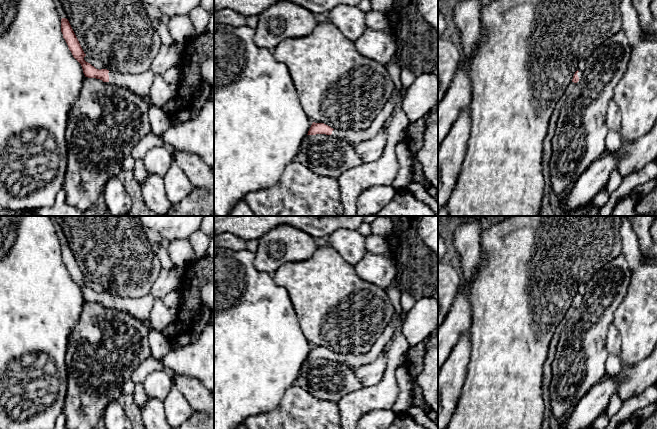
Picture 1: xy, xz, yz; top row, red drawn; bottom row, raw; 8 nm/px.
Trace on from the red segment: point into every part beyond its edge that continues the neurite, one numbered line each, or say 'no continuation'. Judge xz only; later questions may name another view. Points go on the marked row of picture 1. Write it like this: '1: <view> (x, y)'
1: xz (379, 122)

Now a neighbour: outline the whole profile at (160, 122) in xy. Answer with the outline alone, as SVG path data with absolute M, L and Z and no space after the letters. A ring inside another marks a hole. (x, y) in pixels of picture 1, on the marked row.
M155 105L150 107L149 121L152 132L156 135L160 135L173 126L171 118L163 111L162 107Z

